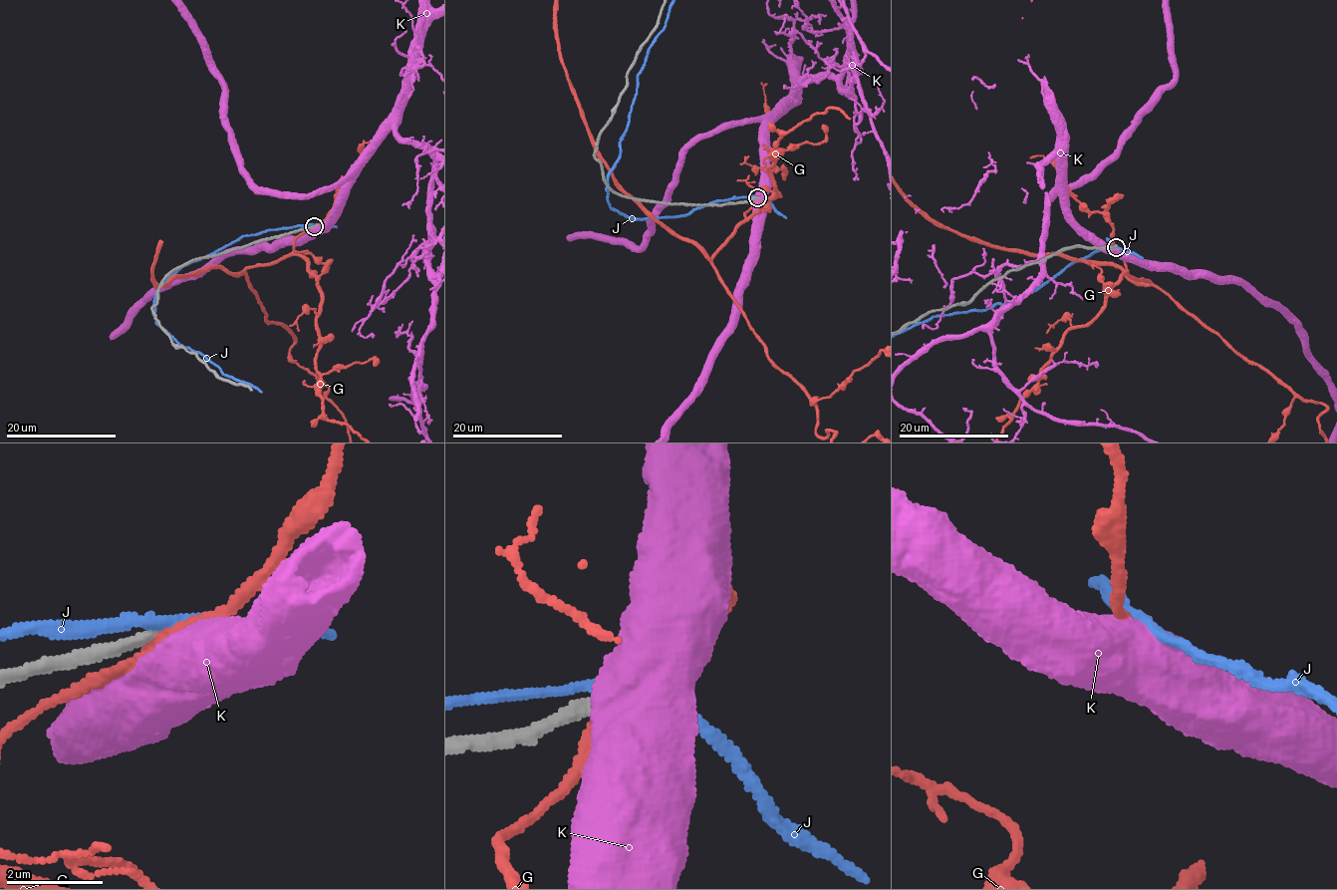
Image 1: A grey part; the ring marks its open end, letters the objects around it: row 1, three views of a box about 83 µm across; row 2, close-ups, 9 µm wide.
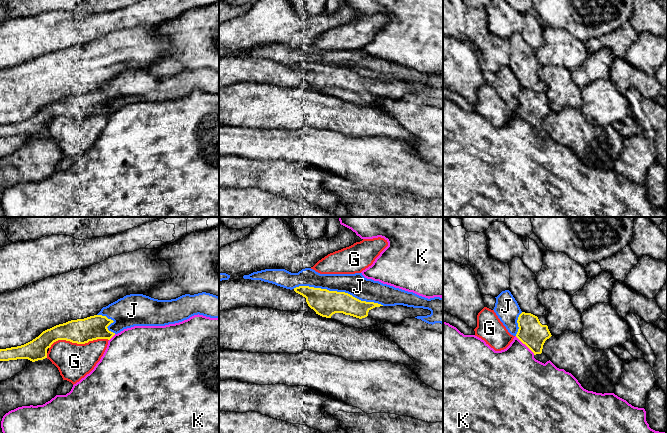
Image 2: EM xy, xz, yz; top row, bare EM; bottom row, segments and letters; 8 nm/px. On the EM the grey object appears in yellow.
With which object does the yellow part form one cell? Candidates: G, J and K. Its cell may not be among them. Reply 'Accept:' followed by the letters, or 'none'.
Accept: none

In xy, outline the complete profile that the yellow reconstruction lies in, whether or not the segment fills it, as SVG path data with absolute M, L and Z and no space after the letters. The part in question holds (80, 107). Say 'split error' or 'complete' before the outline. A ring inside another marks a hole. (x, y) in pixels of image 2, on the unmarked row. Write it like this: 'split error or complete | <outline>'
complete | M94 91L84 95L71 96L66 99L56 101L43 107L38 113L24 121L0 125L0 137L28 135L35 138L38 136L43 136L47 134L47 125L58 116L66 116L77 120L85 120L89 117L97 115L110 116L115 109L109 107L107 103L113 98L113 96L108 95L106 92Z

